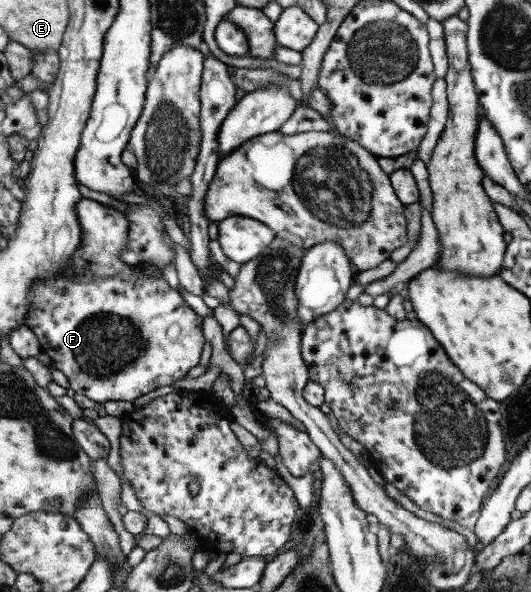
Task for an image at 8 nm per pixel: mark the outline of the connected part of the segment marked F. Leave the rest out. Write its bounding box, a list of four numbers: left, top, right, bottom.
[24,198,205,404]

